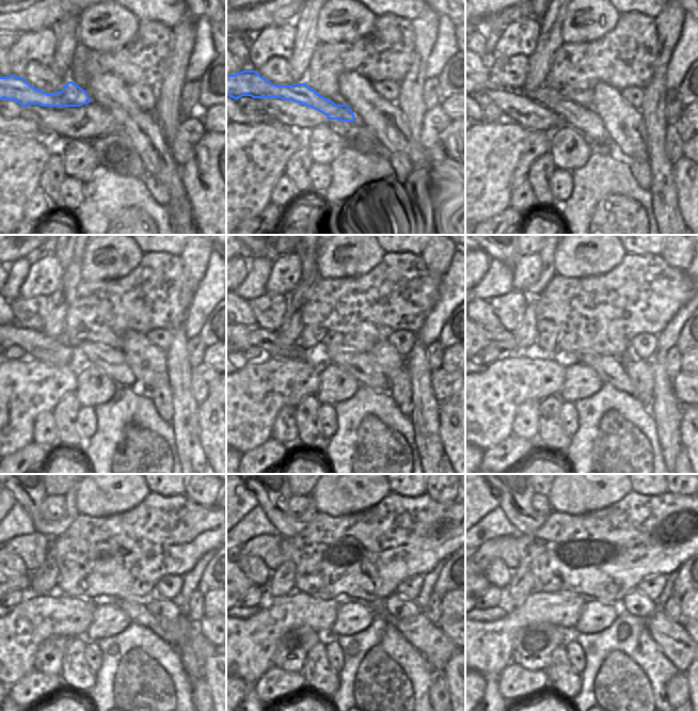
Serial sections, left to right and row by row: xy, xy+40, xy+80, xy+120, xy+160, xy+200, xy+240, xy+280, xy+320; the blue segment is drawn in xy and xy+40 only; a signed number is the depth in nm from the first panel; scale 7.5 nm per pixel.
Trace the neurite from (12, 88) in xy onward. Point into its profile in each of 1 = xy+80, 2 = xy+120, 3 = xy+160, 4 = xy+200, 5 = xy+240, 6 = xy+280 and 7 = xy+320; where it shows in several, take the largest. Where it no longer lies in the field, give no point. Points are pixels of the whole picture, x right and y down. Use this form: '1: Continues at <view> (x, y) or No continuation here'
1: Continues at xy+80 (582, 119)
2: Continues at xy+120 (110, 361)
3: Continues at xy+160 (360, 365)
4: Continues at xy+200 (611, 370)
5: Continues at xy+240 (136, 610)
6: Continues at xy+280 (426, 636)
7: Continues at xy+320 (676, 644)

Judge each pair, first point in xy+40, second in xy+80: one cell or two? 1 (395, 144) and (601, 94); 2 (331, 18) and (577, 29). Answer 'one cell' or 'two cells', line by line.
1: one cell
2: one cell

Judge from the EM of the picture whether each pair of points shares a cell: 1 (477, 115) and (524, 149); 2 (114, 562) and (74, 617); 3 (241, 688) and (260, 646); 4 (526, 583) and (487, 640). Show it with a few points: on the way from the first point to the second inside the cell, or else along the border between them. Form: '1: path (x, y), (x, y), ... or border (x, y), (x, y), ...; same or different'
1: border (486, 121), (479, 123); different
2: border (62, 593), (72, 597), (83, 597), (92, 601); different
3: border (237, 676), (251, 686); different
4: border (532, 591), (521, 603), (508, 606); different

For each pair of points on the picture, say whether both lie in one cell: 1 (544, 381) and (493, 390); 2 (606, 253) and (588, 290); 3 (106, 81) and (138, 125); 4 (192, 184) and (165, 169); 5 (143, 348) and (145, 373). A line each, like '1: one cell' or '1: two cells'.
1: one cell
2: two cells
3: one cell
4: two cells
5: one cell

